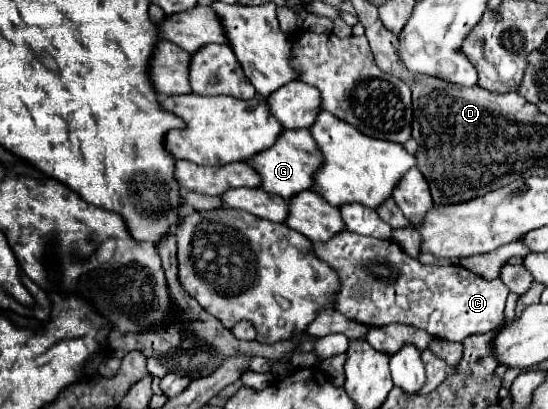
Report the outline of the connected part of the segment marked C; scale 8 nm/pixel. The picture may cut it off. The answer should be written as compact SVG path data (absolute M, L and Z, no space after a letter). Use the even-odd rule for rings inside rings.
M341 231L339 235L335 235L325 243L313 243L313 253L319 255L319 259L327 261L341 277L341 291L335 299L335 309L345 317L365 323L369 327L405 323L431 333L435 339L461 343L469 335L487 333L495 329L505 319L503 309L505 309L505 299L509 295L509 289L503 285L501 279L487 281L459 265L451 265L451 267L423 265L417 259L409 257L403 249L399 251L399 245L391 239L381 241L373 237L363 237L351 231Z

